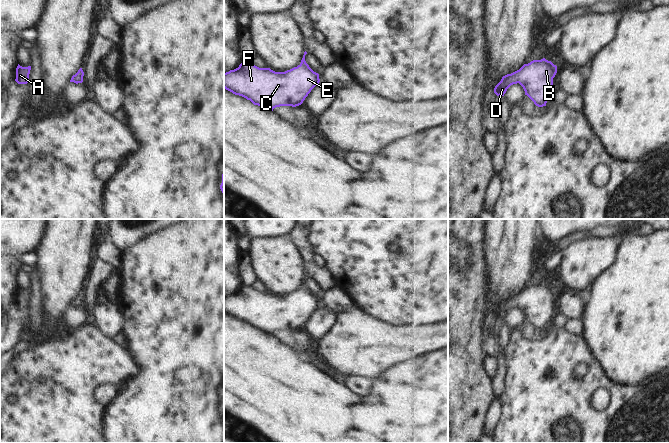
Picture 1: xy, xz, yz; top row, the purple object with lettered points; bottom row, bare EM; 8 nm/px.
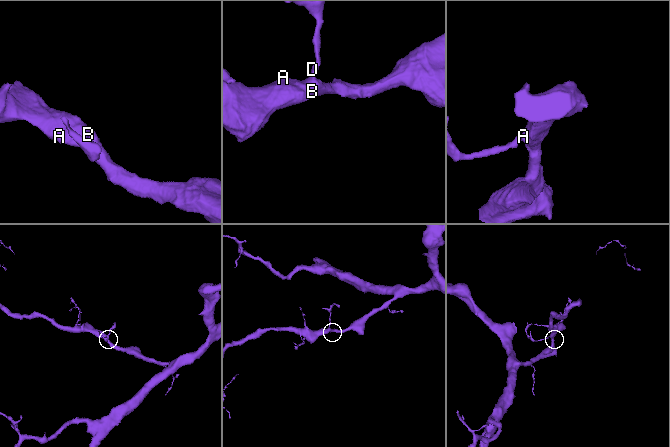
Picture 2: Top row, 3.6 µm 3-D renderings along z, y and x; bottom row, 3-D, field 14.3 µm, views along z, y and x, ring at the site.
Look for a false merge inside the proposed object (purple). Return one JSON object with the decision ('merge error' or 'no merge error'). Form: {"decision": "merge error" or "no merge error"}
{"decision": "no merge error"}

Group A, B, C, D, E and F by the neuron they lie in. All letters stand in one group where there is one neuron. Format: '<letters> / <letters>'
A B C D E F

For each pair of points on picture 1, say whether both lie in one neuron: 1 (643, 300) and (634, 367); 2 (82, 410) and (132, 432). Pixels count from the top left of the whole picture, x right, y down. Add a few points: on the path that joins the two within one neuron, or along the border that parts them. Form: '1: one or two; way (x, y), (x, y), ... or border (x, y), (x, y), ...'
1: one; way (642, 317), (637, 323), (634, 335), (634, 350)
2: two; border (105, 406), (102, 432)

